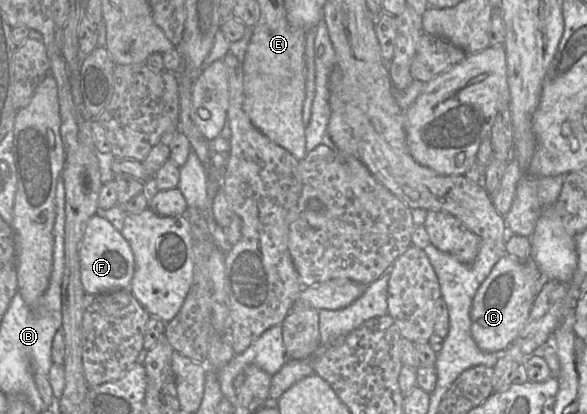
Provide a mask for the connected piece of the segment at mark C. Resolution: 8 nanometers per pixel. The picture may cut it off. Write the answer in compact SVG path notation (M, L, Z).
M505 253L478 288L472 302L471 335L484 352L503 352L523 330L544 279L532 258L520 262Z

